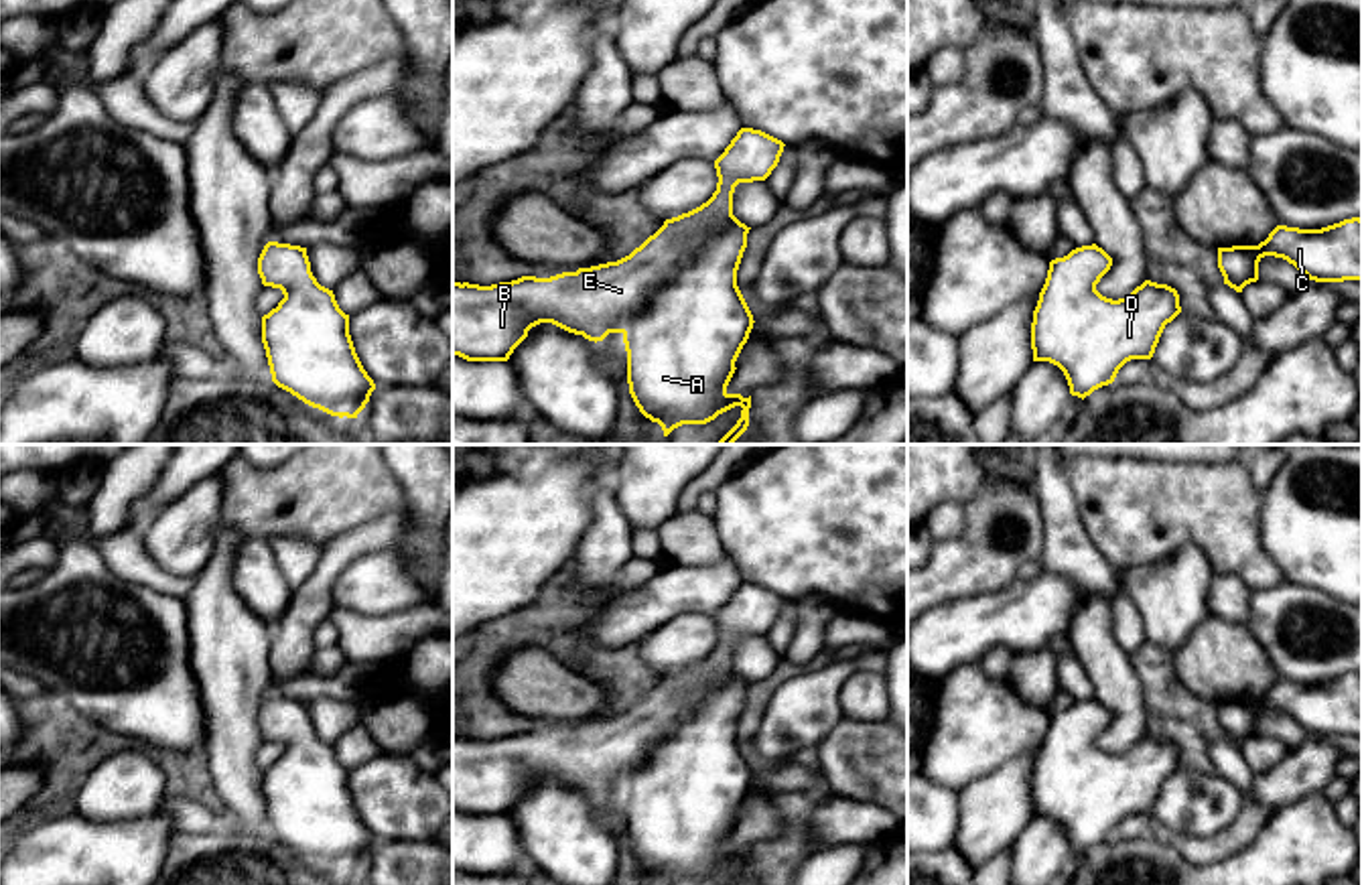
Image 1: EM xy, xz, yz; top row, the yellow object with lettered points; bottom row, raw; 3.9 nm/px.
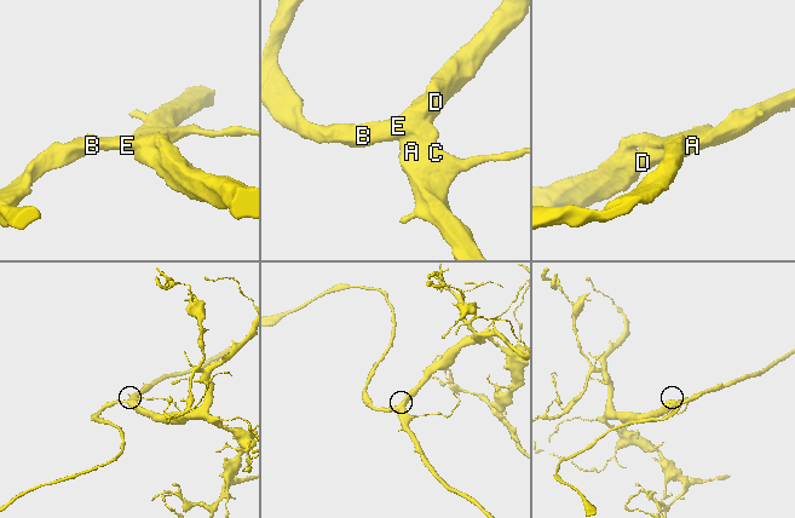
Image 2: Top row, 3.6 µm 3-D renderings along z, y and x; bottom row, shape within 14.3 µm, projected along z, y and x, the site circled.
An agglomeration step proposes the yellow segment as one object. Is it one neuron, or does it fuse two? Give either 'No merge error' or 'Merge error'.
No merge error

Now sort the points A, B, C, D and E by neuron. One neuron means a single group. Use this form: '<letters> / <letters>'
A B C D E

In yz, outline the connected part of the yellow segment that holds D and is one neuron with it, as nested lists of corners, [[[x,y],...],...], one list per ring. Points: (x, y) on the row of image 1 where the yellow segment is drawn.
[[[1082,246],[1049,262],[1031,323],[1033,361],[1058,365],[1078,398],[1114,382],[1118,369],[1131,359],[1151,359],[1167,323],[1179,313],[1179,294],[1167,284],[1145,280],[1129,296],[1112,300],[1096,290],[1110,270],[1112,258],[1098,248]]]

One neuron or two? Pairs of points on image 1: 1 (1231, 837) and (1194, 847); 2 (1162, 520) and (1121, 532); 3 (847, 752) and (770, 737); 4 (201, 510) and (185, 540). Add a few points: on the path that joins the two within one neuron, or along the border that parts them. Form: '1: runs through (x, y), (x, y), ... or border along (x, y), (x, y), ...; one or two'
1: runs through (1222, 845), (1202, 847); one
2: runs through (1151, 520), (1131, 522); one
3: border along (845, 719), (816, 747); two
4: runs through (195, 518), (185, 532); one

